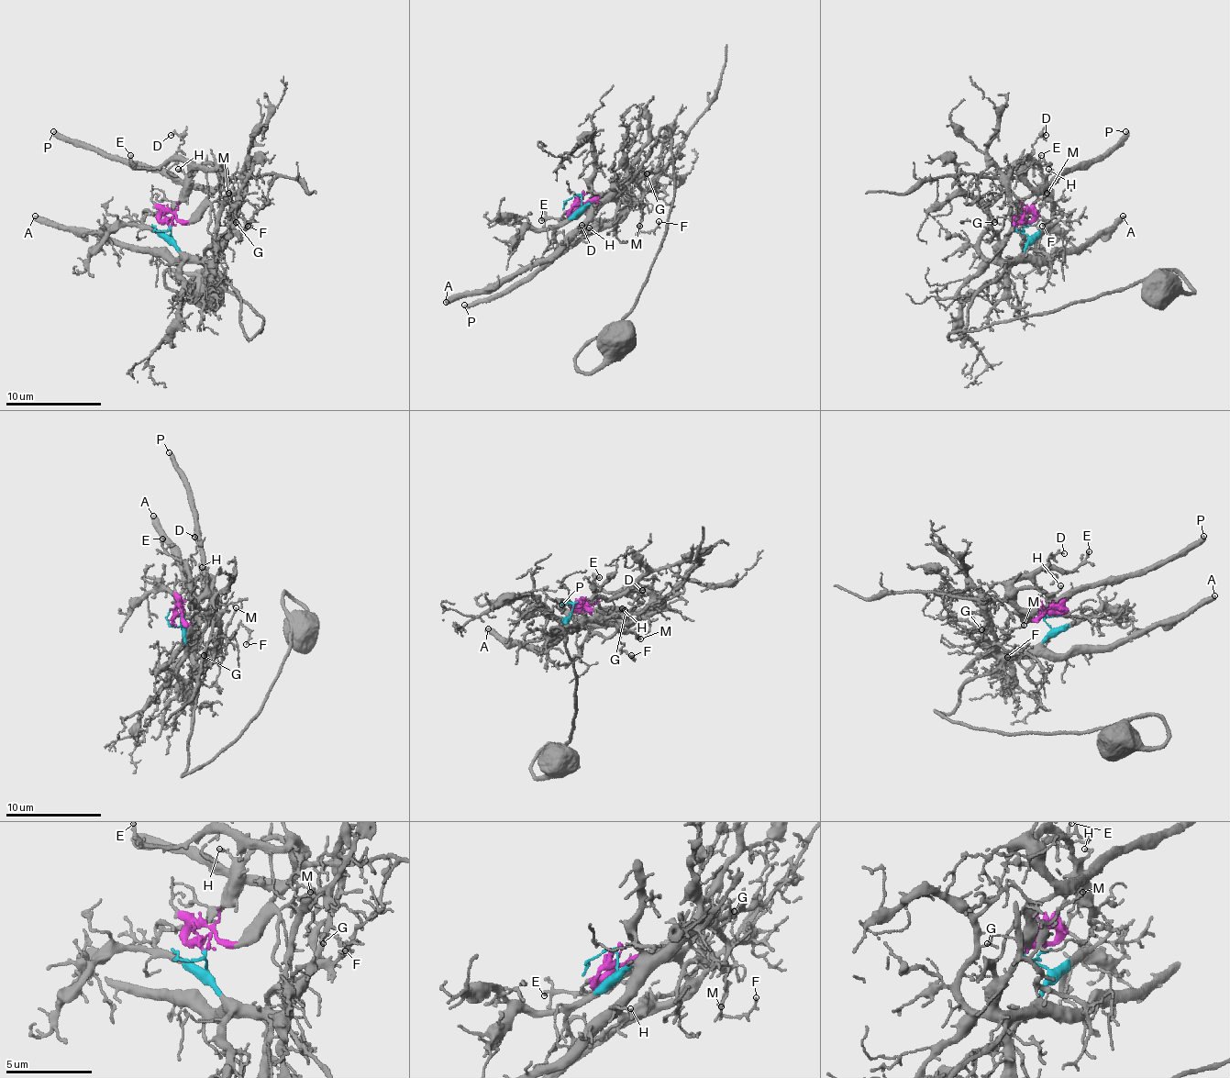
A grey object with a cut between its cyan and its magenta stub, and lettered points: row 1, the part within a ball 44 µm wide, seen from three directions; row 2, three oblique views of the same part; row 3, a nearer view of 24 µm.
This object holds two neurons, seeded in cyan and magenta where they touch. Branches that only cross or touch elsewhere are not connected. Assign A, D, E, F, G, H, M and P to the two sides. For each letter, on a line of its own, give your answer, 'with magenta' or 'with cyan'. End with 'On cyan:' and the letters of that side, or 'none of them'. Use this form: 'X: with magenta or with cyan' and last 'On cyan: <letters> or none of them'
A: with cyan
D: with magenta
E: with magenta
F: with cyan
G: with cyan
H: with magenta
M: with cyan
P: with magenta
On cyan: A, F, G, M

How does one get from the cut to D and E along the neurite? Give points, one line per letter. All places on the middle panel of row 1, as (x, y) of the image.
D: (581, 194), (610, 197), (624, 211), (629, 197), (622, 187), (603, 194), (581, 226)
E: (581, 194), (583, 199), (610, 197), (624, 211), (629, 197), (622, 187), (612, 187), (567, 218), (540, 221)

